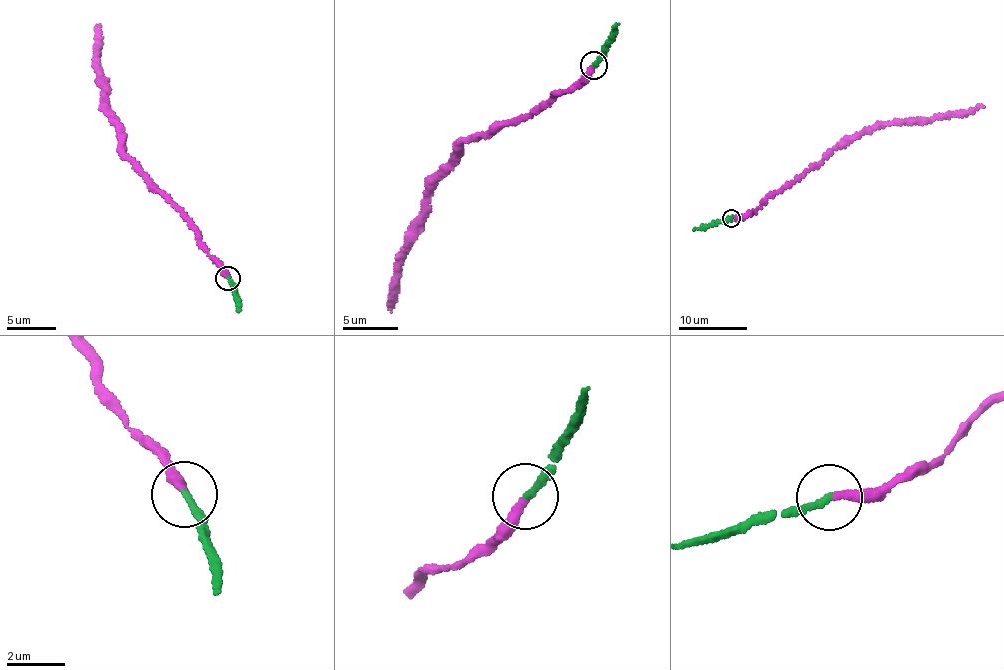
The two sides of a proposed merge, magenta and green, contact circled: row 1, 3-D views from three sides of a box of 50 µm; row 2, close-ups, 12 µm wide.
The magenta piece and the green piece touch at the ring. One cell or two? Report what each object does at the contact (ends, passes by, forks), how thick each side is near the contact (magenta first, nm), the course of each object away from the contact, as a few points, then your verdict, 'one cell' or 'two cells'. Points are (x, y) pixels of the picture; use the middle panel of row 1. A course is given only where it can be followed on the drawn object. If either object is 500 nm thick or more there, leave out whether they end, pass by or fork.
magenta ends; green ends; calibres 280 and 240 nm; course magenta (593, 66), (568, 89), (529, 114), (462, 141), (452, 167), (432, 189), (400, 265), (398, 292), (391, 312); course green (593, 64), (619, 24); one cell

